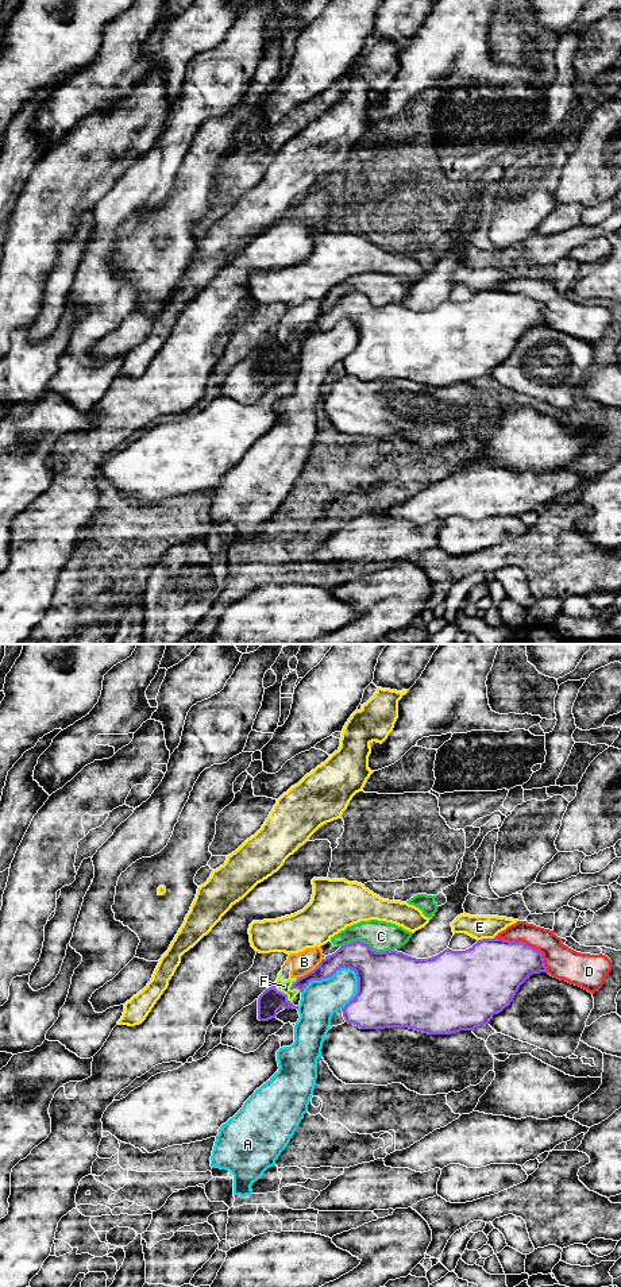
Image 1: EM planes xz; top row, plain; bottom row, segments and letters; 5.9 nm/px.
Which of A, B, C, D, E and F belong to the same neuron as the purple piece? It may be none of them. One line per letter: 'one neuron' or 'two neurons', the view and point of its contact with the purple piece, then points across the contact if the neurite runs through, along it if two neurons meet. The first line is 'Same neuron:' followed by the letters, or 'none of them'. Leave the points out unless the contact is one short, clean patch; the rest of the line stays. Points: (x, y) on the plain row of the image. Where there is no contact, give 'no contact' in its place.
Same neuron: none of them
A: two neurons; meets purple in xz at (330, 328)
B: two neurons; meets purple in xz at (311, 323); border along xz (323, 311), (312, 322), (297, 330)
C: two neurons; meets purple in xz at (366, 296); border along xz (340, 297), (361, 292), (375, 303), (393, 301)
D: two neurons; meets purple in xz at (525, 296)
E: two neurons; meets purple in xz at (485, 291)
F: two neurons; meets purple in xz at (292, 336); border along xz (297, 330), (290, 342)

